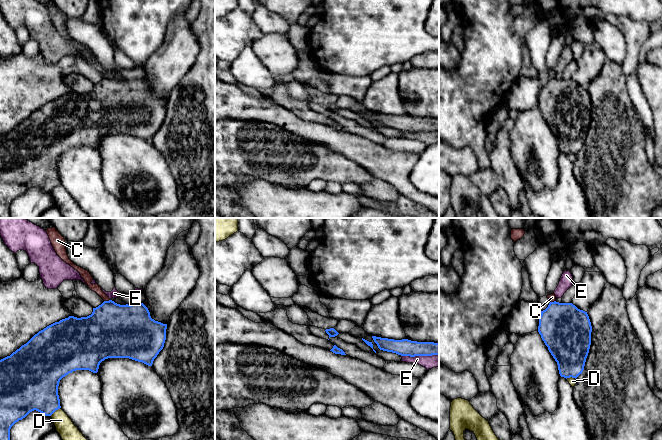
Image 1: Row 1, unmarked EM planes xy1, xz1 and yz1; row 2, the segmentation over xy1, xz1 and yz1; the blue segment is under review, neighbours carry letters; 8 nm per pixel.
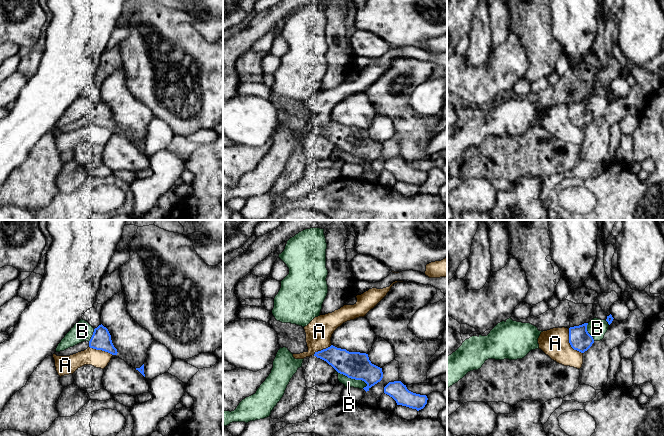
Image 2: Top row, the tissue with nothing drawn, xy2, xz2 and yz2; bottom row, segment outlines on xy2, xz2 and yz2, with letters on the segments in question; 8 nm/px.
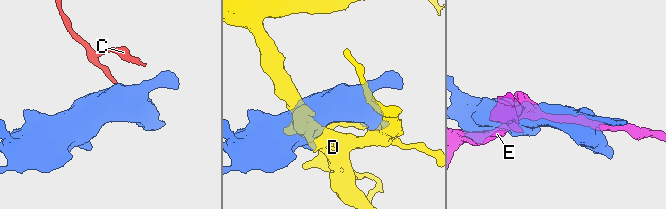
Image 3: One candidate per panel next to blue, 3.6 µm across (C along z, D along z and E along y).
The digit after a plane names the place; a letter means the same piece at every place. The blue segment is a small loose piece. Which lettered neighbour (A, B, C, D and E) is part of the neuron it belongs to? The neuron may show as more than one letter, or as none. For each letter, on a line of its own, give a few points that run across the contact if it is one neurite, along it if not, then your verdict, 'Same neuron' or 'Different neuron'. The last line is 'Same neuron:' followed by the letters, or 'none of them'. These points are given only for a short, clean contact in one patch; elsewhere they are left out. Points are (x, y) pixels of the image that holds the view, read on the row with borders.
A: Different neuron
B: Different neuron
C: Line: xy1 (109, 299), (104, 301). Different neuron
D: Different neuron
E: Different neuron
Same neuron: none of them

